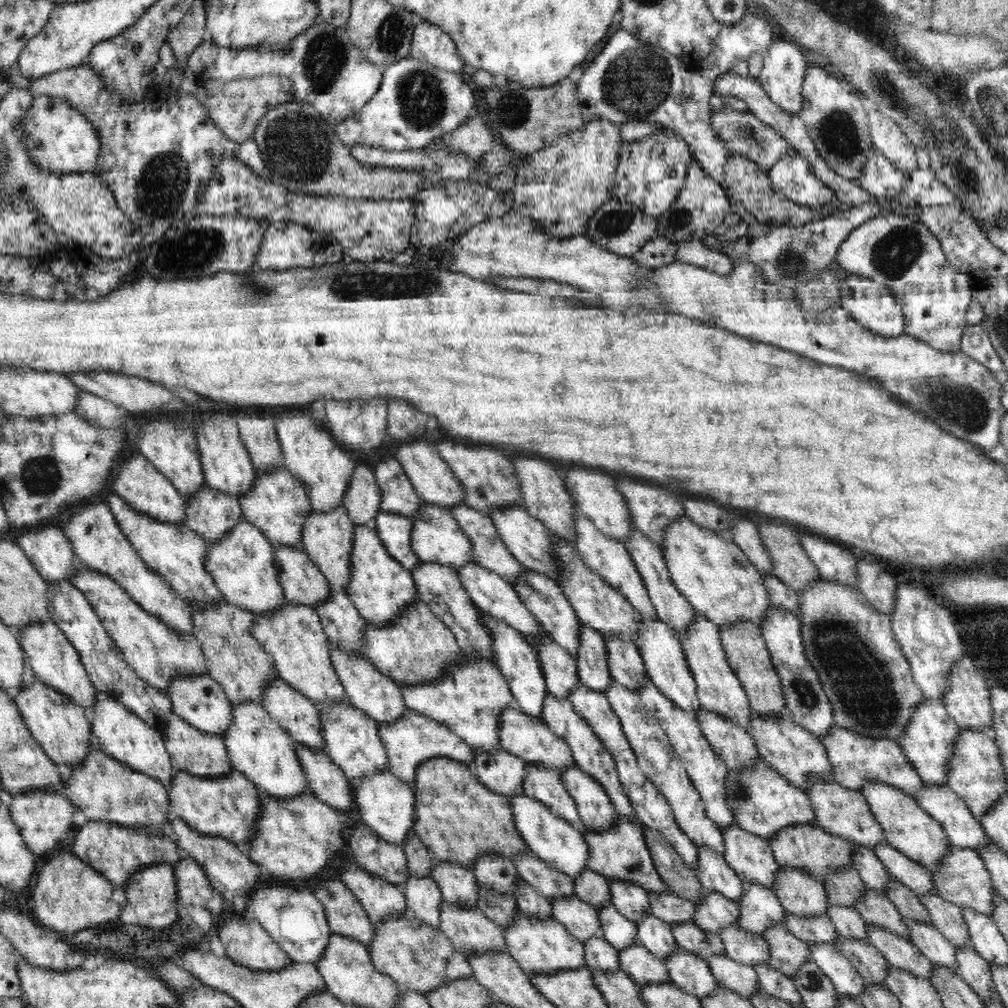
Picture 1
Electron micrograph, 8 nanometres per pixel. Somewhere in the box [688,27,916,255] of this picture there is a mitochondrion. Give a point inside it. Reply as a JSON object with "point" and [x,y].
{"point":[838,134]}

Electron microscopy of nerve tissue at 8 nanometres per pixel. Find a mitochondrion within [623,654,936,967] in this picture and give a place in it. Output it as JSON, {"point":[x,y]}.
{"point":[805,693]}

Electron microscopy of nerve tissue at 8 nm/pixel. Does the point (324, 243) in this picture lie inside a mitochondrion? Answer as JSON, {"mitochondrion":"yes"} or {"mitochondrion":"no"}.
{"mitochondrion":"yes"}

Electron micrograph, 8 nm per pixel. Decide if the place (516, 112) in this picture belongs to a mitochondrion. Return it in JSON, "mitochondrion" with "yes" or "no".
{"mitochondrion":"yes"}

